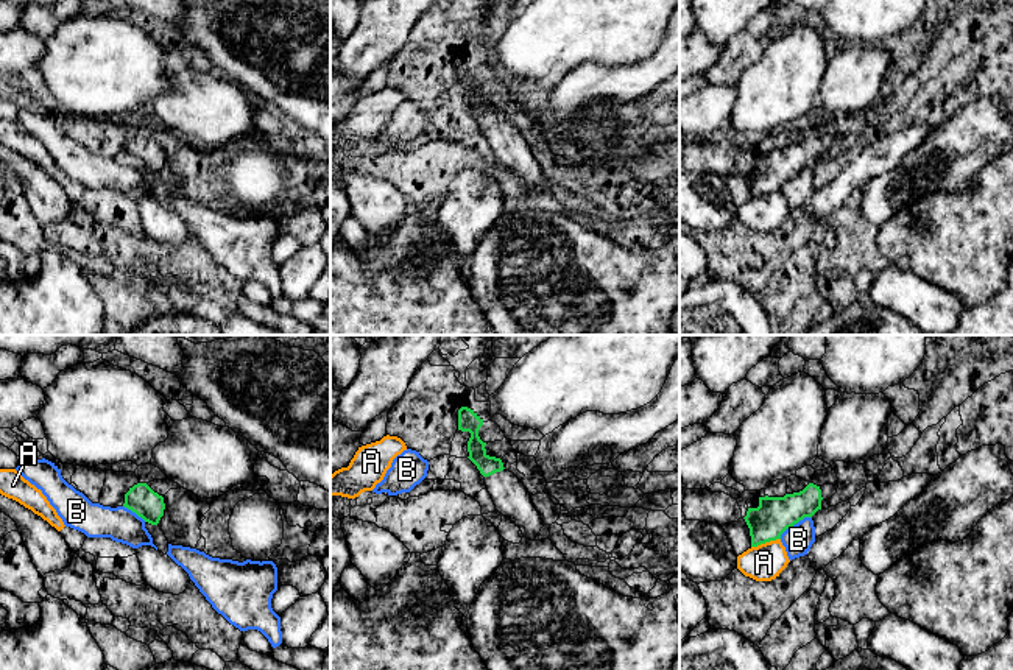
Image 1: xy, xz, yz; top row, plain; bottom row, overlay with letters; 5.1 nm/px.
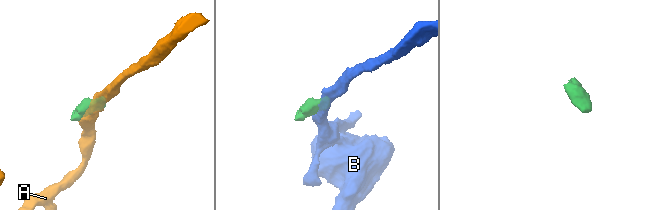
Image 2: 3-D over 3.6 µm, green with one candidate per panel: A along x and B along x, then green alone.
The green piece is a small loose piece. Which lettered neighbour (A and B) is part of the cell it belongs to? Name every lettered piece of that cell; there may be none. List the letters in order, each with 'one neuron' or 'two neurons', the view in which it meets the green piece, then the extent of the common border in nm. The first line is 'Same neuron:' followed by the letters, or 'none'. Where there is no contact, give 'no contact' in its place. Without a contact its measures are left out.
Same neuron: none
A: two neurons | yz | 160 nm
B: two neurons | yz | 200 nm

